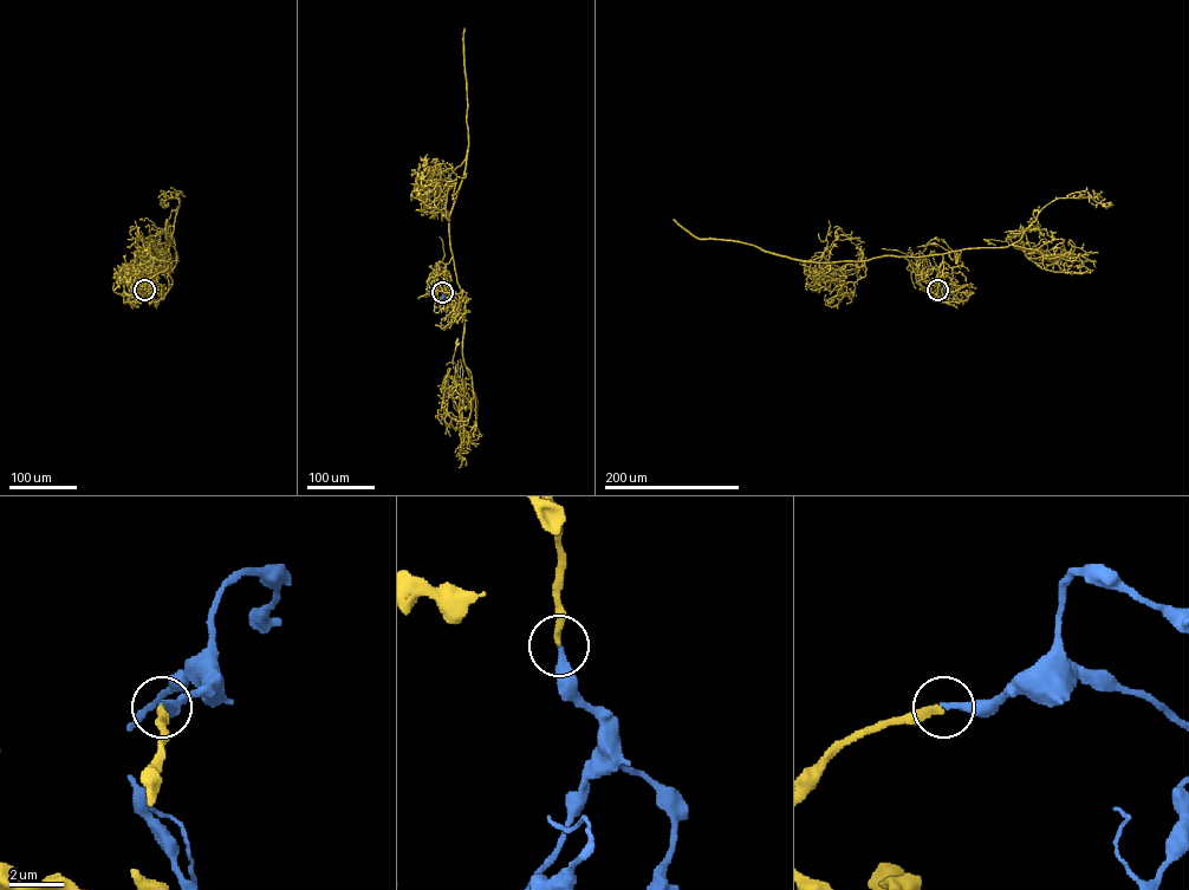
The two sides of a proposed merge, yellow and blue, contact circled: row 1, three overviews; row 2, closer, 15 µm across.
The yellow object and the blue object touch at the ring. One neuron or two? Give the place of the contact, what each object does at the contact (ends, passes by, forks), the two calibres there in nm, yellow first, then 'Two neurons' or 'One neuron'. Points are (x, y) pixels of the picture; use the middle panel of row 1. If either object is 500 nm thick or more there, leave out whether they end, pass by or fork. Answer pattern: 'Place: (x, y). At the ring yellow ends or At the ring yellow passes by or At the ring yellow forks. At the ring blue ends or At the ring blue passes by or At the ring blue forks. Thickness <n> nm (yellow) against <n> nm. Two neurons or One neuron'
Place: (442, 292). At the ring yellow ends. At the ring blue ends. Thickness 280 nm (yellow) against 280 nm. One neuron

